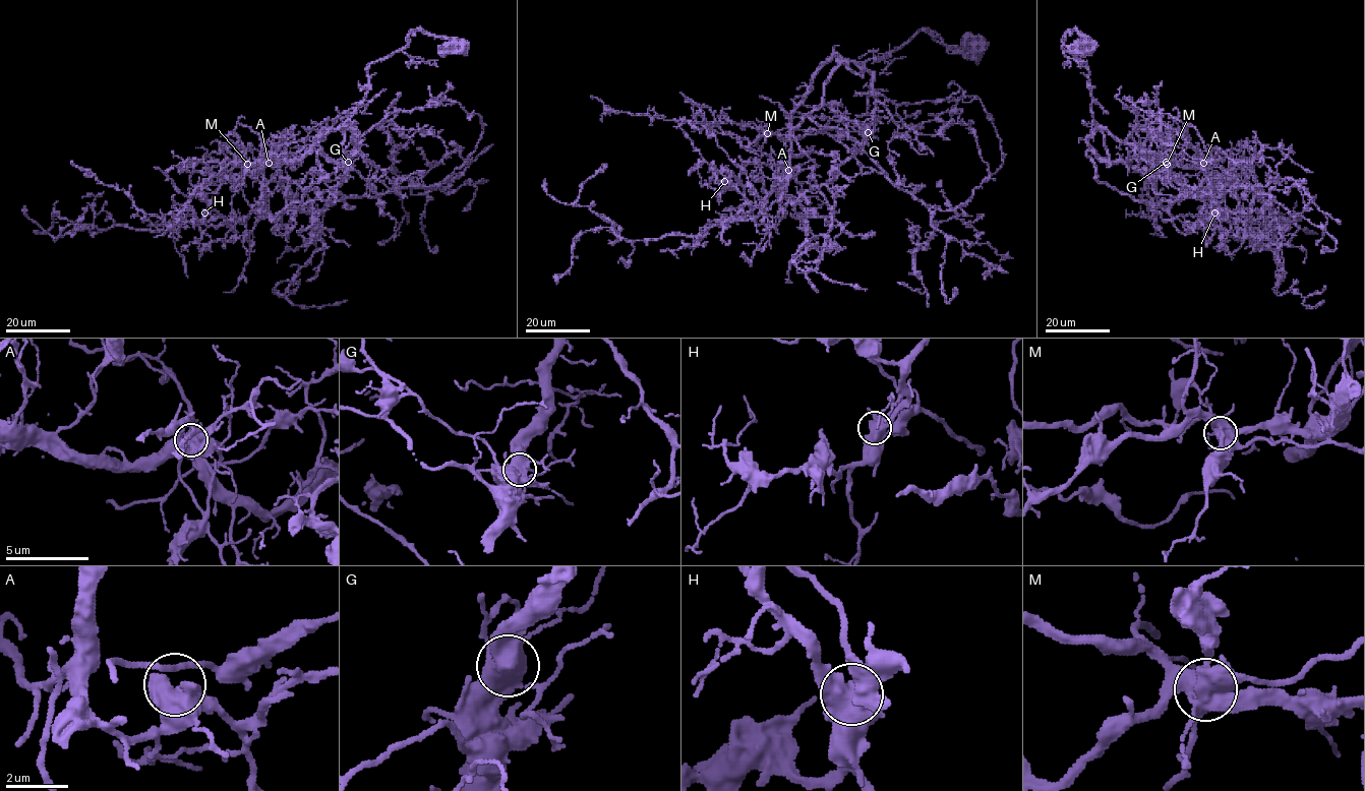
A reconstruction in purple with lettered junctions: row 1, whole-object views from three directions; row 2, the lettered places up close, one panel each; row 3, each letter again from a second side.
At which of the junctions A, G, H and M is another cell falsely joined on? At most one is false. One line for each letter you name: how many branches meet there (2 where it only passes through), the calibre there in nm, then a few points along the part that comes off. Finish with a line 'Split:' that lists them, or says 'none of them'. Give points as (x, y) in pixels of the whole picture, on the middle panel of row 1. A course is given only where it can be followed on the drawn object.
Split: none of them

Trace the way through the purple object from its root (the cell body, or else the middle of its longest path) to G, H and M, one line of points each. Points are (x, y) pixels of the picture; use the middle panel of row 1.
G: (977, 47), (948, 47), (921, 29), (884, 59), (868, 60), (875, 96), (868, 132)
H: (977, 47), (921, 29), (884, 59), (834, 55), (792, 113), (773, 191), (751, 205), (730, 172), (724, 181)
M: (977, 47), (948, 47), (921, 29), (884, 59), (834, 55), (792, 113), (789, 132), (767, 133)

